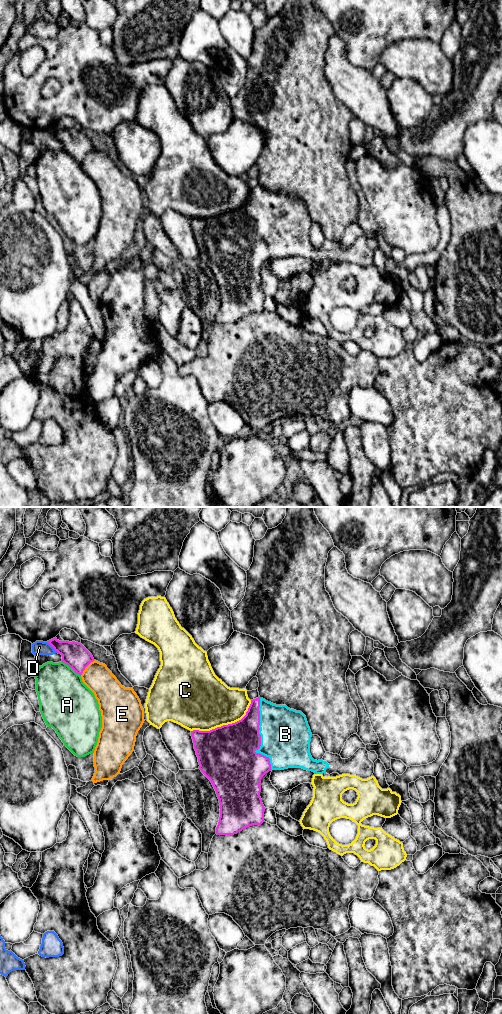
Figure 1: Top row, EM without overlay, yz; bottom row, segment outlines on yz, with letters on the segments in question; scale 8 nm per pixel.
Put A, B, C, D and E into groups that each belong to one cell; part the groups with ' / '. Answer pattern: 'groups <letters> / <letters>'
groups A / B / C / D / E

